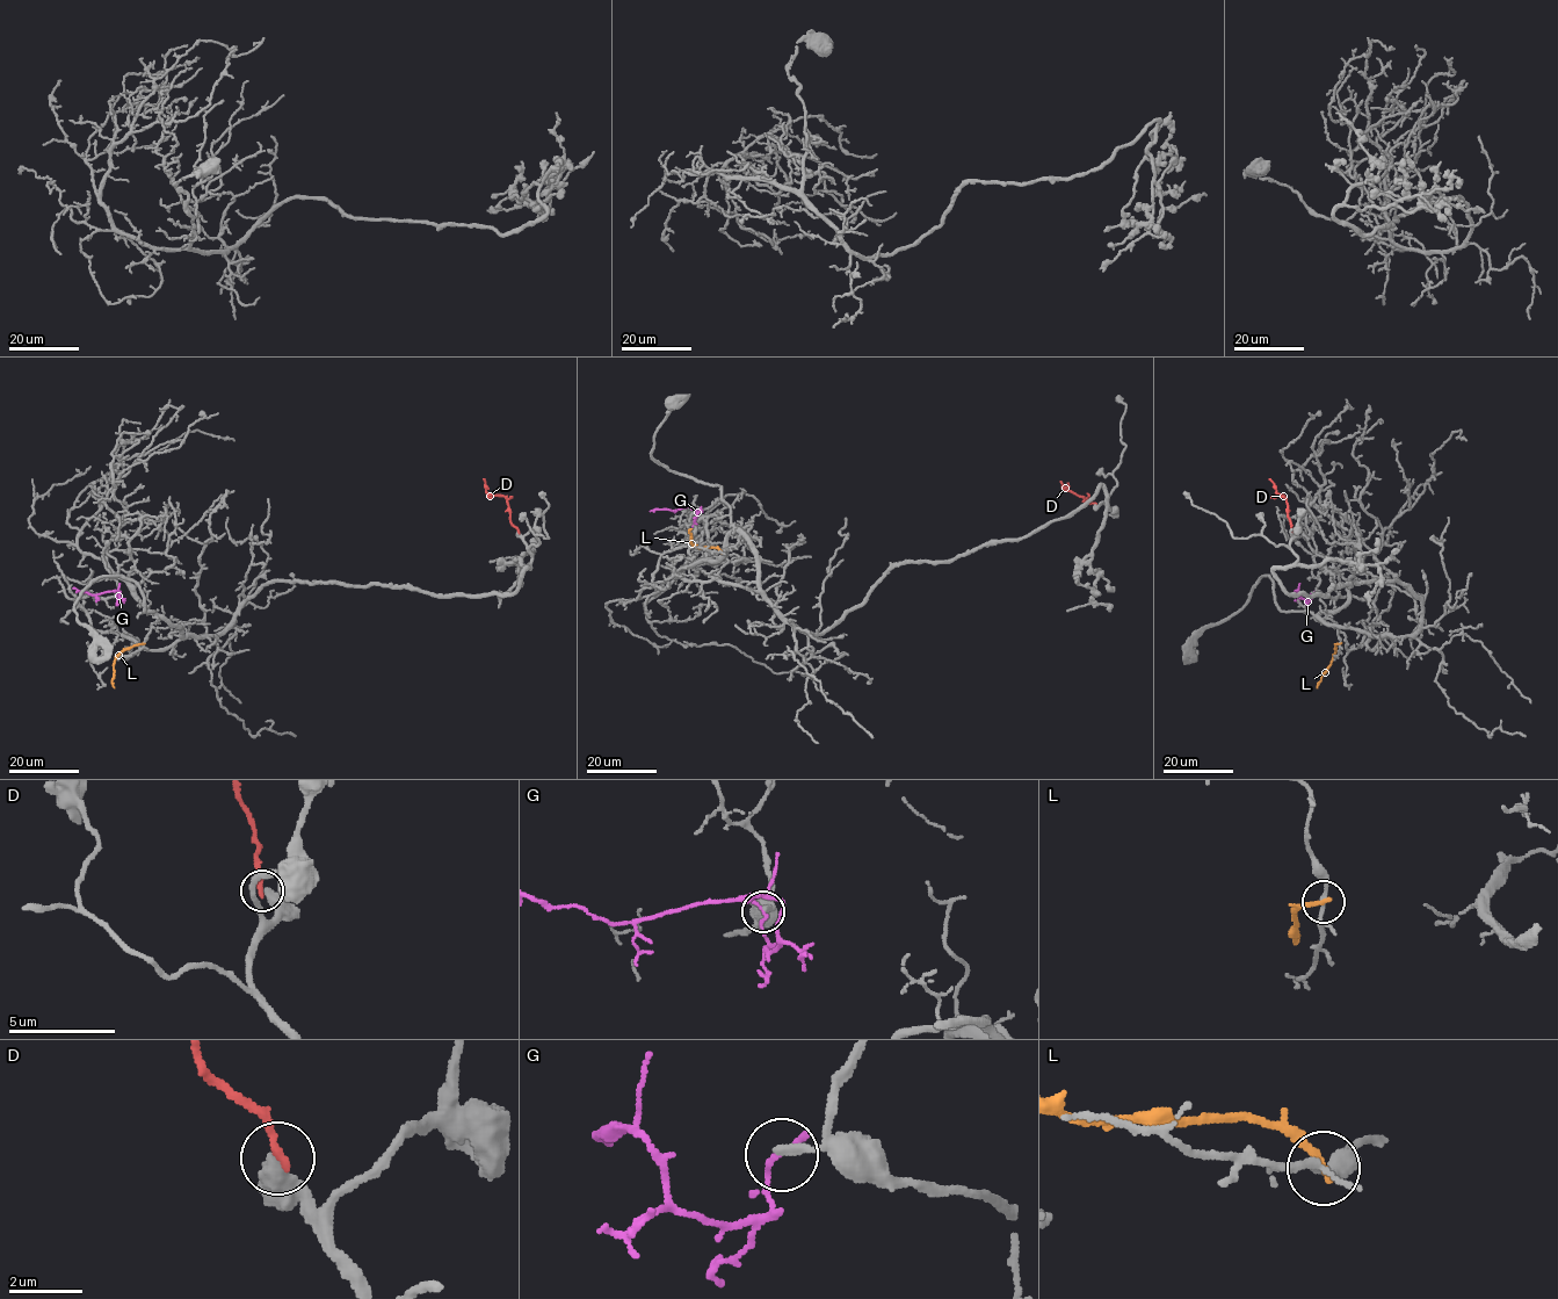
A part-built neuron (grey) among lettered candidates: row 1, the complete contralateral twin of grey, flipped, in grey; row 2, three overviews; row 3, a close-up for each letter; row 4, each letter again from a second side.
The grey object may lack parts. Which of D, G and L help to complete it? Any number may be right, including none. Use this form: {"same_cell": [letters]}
{"same_cell": []}

